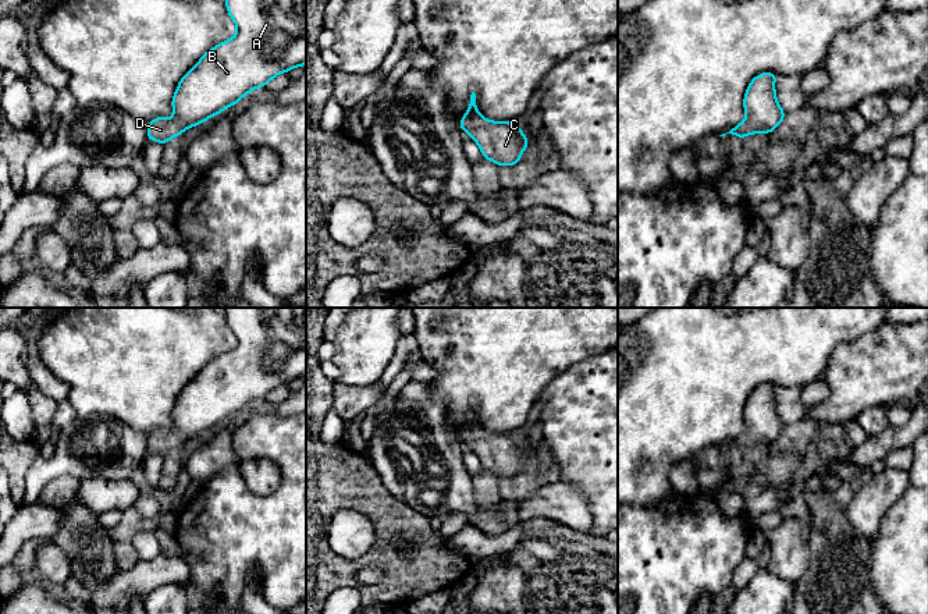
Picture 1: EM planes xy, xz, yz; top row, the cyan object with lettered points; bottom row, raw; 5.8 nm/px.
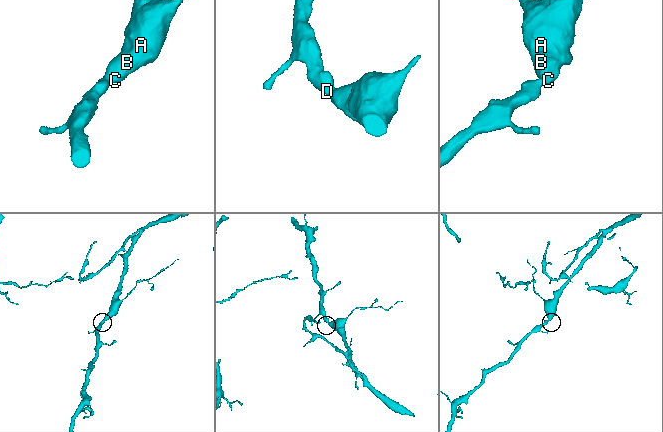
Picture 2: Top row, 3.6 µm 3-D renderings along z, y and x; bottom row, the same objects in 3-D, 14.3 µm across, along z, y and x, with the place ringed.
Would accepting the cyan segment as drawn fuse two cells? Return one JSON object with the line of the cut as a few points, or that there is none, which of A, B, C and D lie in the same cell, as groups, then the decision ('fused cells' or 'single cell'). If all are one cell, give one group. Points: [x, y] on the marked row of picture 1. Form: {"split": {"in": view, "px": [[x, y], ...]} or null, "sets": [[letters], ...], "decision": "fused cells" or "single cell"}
{"split": null, "sets": [["A", "B", "C", "D"]], "decision": "single cell"}

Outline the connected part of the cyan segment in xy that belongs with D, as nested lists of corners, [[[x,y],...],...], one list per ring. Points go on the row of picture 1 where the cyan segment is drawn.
[[[224,0],[238,32],[211,47],[178,82],[173,96],[173,118],[149,121],[146,141],[166,145],[185,129],[235,106],[256,88],[266,86],[275,75],[306,65],[306,0]]]

